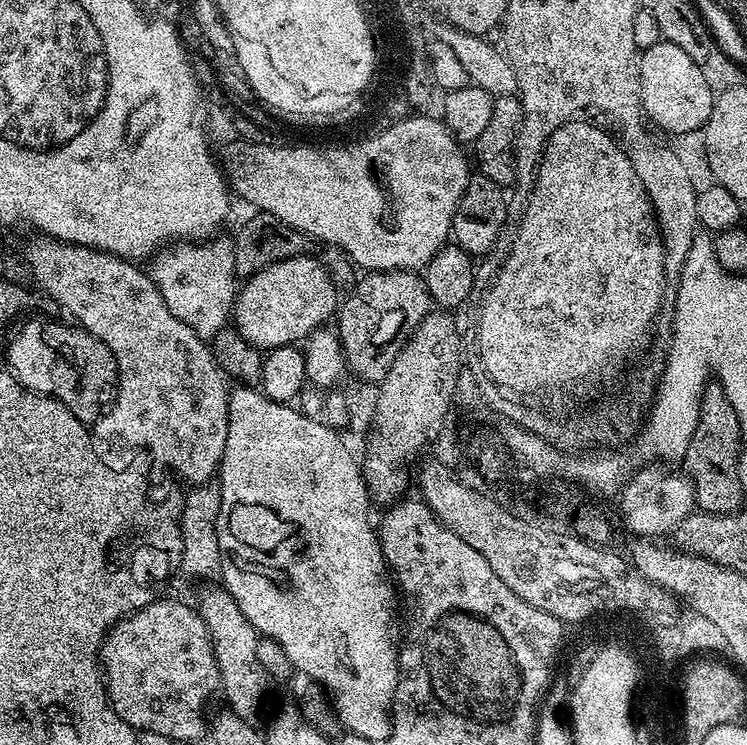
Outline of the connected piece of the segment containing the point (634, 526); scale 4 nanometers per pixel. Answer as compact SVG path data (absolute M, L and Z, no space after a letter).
M649 463L637 471L633 471L630 479L619 489L620 516L624 524L636 538L664 538L664 535L675 533L678 522L682 522L696 508L694 486L687 475L681 474L671 467L660 467Z

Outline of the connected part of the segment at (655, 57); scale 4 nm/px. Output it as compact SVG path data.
M669 40L650 46L639 53L640 107L652 124L662 126L665 134L679 138L687 132L703 129L712 113L714 93L698 65Z

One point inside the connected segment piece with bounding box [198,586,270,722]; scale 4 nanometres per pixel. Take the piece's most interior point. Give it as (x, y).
(243, 682)

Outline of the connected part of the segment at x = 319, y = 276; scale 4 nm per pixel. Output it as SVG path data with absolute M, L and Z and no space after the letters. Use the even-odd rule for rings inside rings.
M297 254L255 272L239 285L234 307L234 327L256 348L271 350L307 341L338 312L336 284L320 260Z

